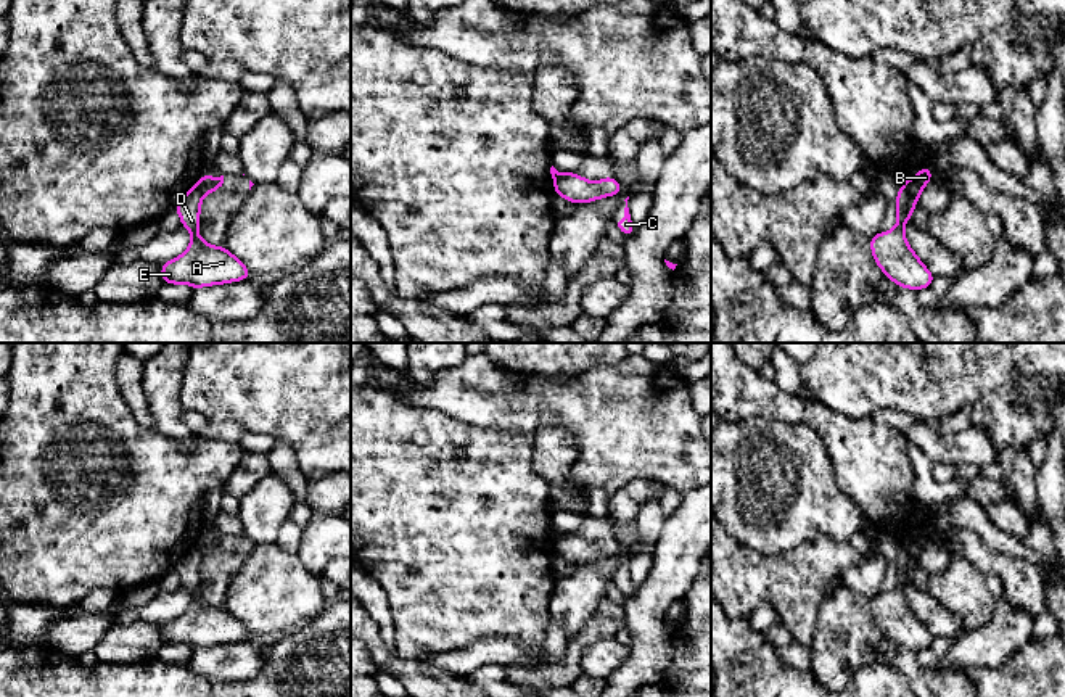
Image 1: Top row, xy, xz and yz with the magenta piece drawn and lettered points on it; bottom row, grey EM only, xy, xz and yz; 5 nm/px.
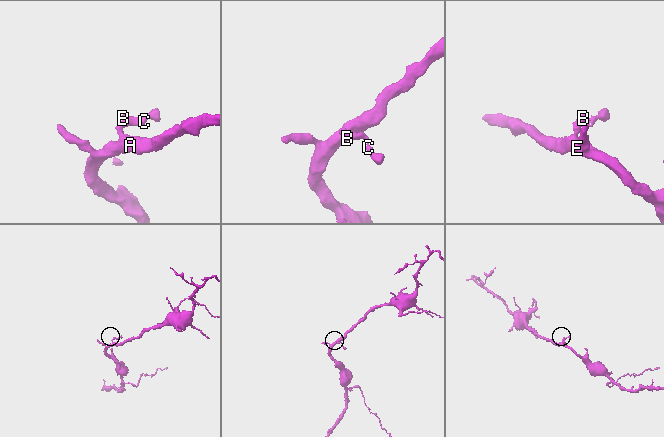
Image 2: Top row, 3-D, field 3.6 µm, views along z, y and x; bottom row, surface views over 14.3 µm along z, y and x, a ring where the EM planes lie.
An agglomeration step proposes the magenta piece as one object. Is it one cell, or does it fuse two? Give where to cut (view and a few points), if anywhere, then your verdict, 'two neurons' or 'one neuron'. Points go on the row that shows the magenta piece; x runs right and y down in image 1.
yz (901, 185), (916, 202) | two neurons

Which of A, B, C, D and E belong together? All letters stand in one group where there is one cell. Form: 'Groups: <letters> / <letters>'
Groups: A D E / B C

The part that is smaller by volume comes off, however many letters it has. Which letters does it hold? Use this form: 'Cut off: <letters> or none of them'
Cut off: B, C

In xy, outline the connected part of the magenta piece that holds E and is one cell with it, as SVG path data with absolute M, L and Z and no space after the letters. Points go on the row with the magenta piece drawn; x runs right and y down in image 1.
M195 185L174 204L182 227L191 233L191 243L185 253L161 266L164 283L187 283L195 290L251 277L246 266L225 246L212 246L198 235L203 196L203 192Z

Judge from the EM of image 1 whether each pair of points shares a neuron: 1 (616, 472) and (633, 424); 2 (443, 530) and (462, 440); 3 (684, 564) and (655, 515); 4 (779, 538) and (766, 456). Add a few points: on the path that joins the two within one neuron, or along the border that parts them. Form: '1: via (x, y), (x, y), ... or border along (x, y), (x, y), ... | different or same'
1: via (616, 461), (616, 446), (625, 435) | same
2: via (449, 507), (449, 459) | same
3: border along (666, 517), (652, 562) | different
4: via (773, 517), (773, 486), (766, 477) | same

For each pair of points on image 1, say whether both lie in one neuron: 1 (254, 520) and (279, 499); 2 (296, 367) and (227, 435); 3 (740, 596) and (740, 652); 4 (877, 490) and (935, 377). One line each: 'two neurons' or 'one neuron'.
1: one neuron
2: two neurons
3: two neurons
4: two neurons

